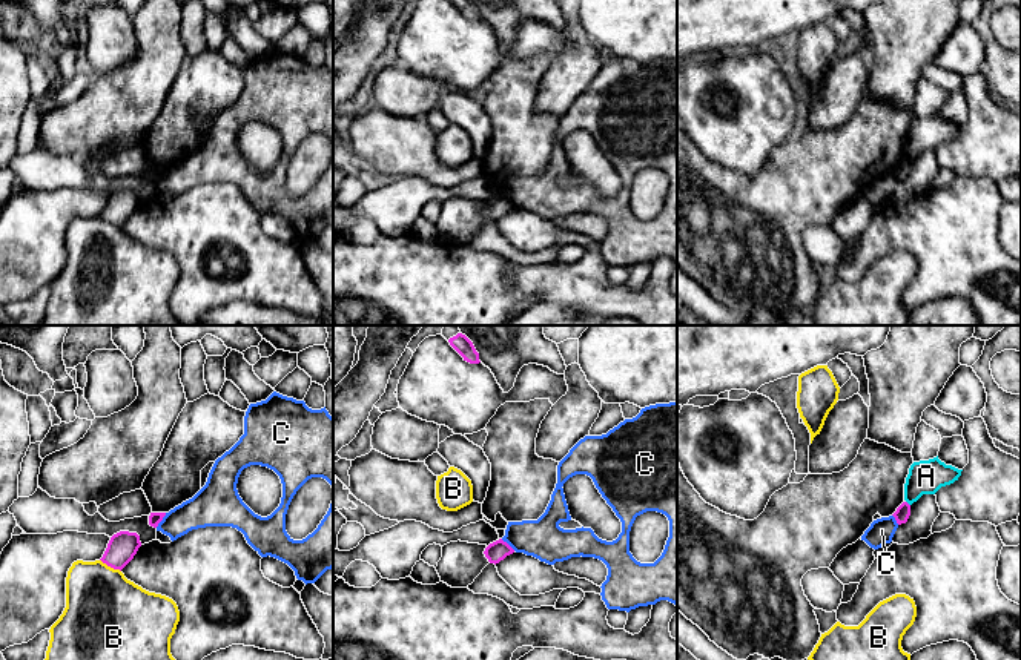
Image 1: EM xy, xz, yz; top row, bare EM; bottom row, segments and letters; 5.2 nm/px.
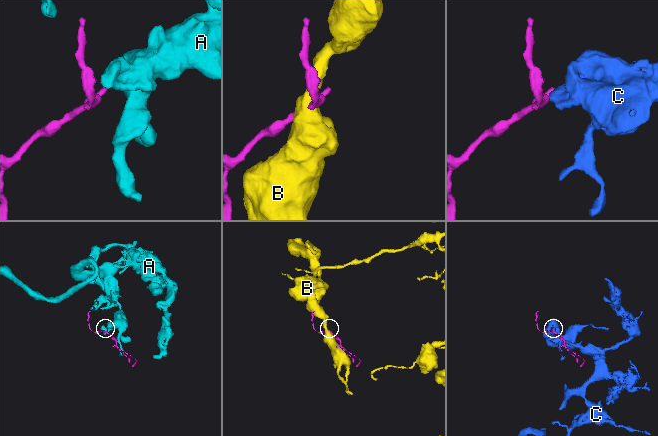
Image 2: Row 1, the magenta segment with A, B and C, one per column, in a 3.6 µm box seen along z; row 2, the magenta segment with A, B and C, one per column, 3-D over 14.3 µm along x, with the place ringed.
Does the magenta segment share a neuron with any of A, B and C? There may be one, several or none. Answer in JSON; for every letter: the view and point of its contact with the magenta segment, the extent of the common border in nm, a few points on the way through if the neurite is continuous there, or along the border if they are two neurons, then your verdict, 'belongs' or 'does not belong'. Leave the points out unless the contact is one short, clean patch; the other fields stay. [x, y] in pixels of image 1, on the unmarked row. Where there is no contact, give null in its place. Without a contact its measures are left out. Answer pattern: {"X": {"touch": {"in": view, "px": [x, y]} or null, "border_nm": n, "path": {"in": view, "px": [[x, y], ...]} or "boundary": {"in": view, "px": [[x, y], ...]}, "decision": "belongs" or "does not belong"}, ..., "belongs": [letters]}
{"A": {"touch": {"in": "yz", "px": [908, 160]}, "border_nm": 40, "boundary": {"in": "yz", "px": [[906, 157], [909, 161]]}, "decision": "does not belong"}, "B": {"touch": {"in": "xy", "px": [111, 223]}, "border_nm": 130, "decision": "does not belong"}, "C": {"touch": {"in": "xy", "px": [161, 175]}, "border_nm": 100, "boundary": {"in": "xy", "px": [[166, 169], [155, 183]]}, "decision": "does not belong"}, "belongs": []}

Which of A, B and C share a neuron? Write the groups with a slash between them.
A / B / C

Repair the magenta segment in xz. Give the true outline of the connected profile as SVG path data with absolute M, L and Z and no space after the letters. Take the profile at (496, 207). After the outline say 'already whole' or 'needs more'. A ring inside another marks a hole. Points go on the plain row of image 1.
M502 195L490 200L484 207L488 218L494 219L494 221L513 209L514 209L514 206L507 198L504 198Z | already whole

